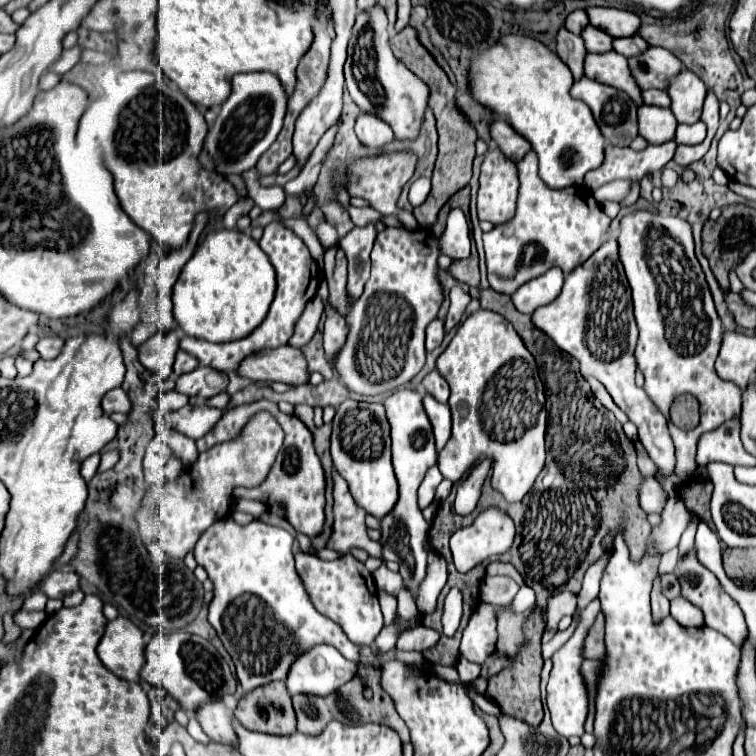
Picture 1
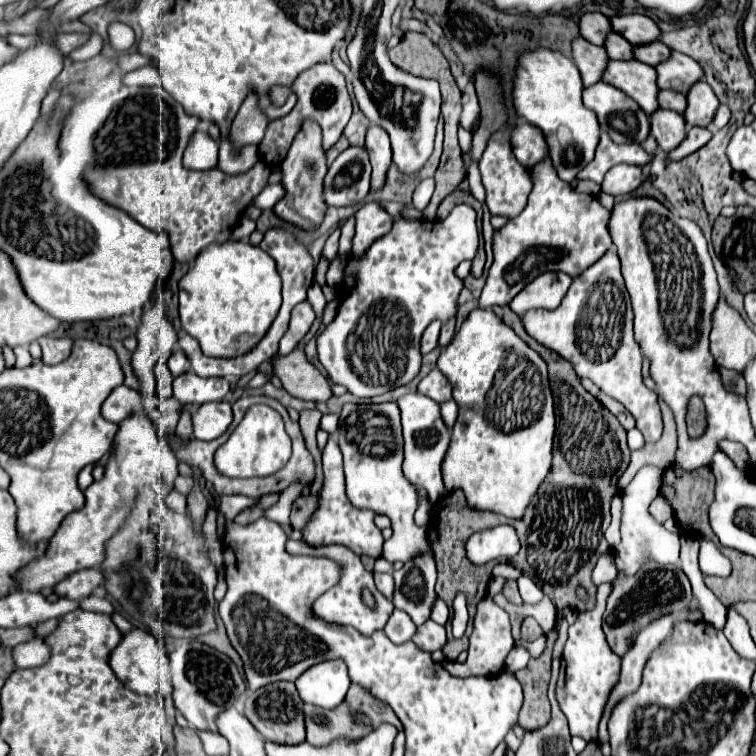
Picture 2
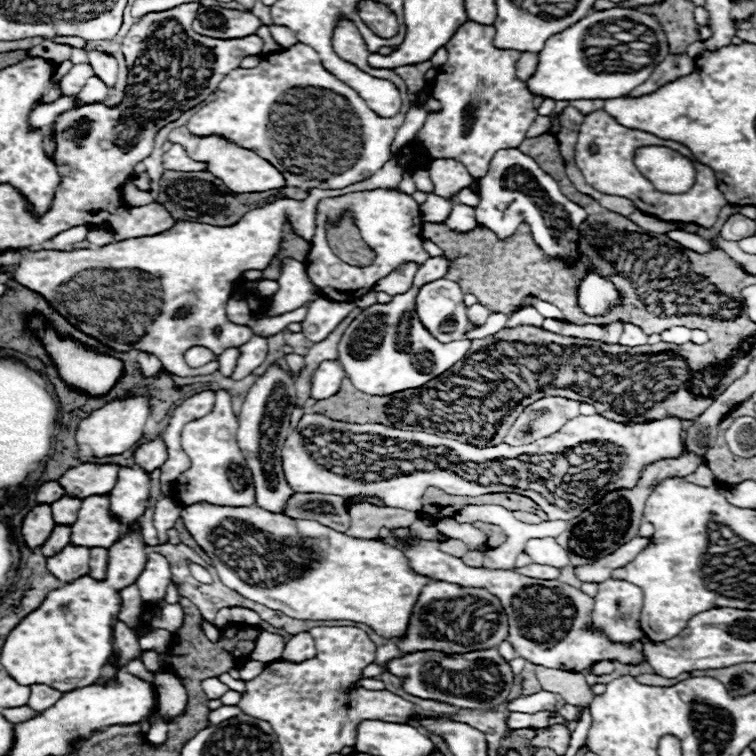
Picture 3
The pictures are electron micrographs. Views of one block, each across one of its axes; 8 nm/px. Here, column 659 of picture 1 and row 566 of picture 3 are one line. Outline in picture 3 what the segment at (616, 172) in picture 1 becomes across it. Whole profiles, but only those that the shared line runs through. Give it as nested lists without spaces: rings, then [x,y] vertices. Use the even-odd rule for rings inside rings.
[[[150,550],[146,556],[144,572],[136,580],[142,600],[162,600],[168,584],[170,584],[170,562],[166,560],[166,556]]]

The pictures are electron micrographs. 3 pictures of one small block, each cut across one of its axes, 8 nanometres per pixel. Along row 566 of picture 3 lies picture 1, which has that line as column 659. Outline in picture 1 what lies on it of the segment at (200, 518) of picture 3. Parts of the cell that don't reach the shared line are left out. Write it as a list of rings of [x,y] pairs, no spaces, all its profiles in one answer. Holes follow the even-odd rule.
[[[638,210],[622,218],[618,244],[620,260],[632,288],[634,316],[640,330],[634,356],[646,378],[646,394],[666,418],[676,396],[692,394],[700,400],[700,424],[694,430],[684,432],[674,424],[668,424],[678,458],[676,474],[686,478],[688,472],[698,468],[694,458],[700,434],[740,416],[742,390],[732,382],[722,382],[714,370],[722,342],[722,324],[714,310],[702,268],[694,256],[690,224],[676,216],[660,216]]]

